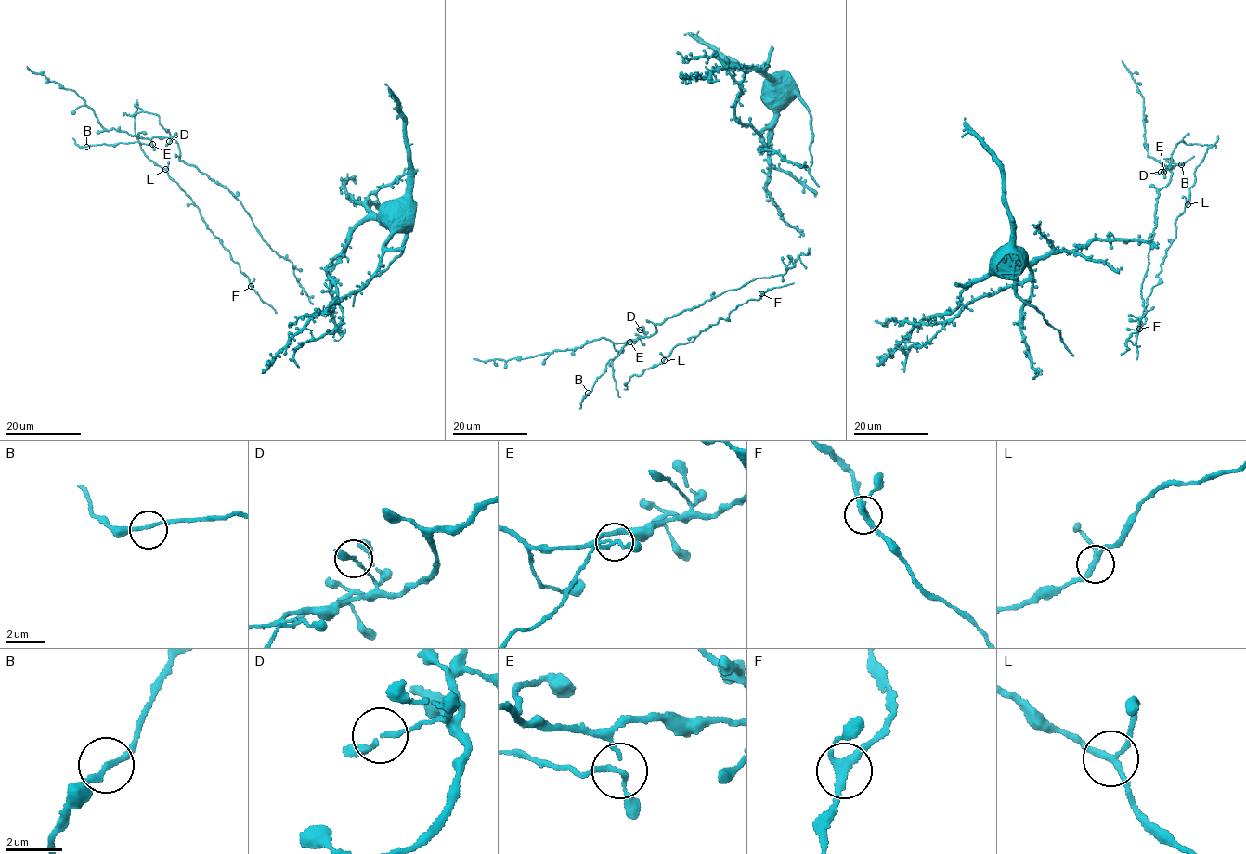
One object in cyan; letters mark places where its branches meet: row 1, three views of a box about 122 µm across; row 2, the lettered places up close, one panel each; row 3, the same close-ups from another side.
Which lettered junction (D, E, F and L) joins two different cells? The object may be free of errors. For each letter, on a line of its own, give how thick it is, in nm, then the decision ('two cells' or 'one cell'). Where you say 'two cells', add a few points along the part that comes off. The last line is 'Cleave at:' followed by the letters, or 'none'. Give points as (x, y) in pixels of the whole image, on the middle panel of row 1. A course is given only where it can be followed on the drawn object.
D: 140 nm | one cell
E: 130 nm | two cells | (629, 342), (609, 360), (579, 408)
F: 240 nm | one cell
L: 200 nm | one cell
Cleave at: E

